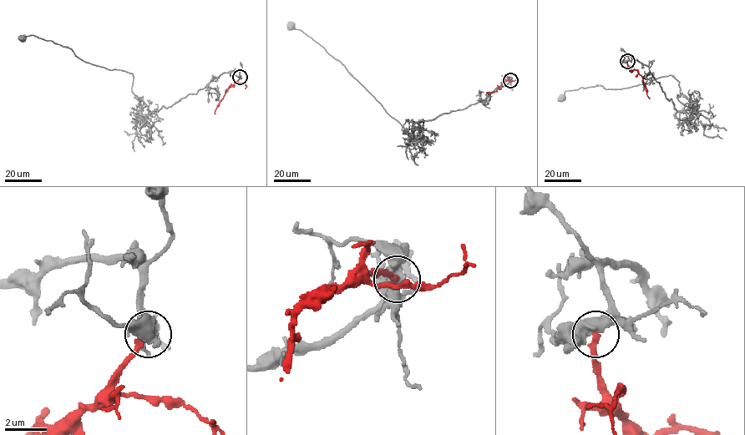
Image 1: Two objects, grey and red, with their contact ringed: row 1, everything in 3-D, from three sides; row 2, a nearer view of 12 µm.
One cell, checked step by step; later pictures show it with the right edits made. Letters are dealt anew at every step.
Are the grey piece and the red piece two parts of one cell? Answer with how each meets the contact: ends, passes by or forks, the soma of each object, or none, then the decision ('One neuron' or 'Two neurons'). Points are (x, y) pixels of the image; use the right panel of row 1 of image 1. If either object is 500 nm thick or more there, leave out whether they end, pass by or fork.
At the ring grey passes by. At the ring red ends. Soma of grey: (561, 98). Soma of red: none. One neuron

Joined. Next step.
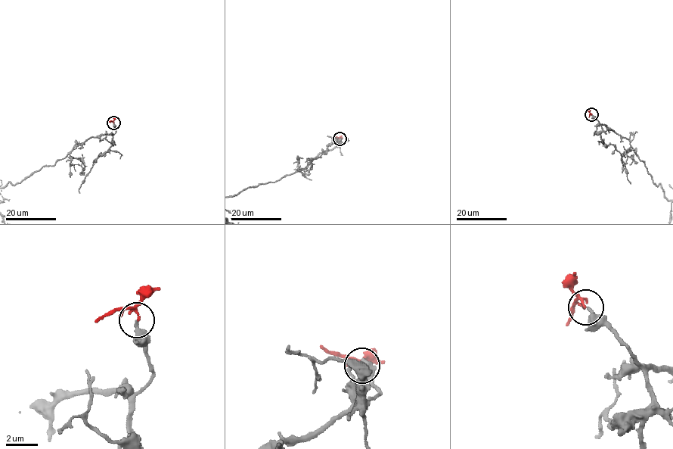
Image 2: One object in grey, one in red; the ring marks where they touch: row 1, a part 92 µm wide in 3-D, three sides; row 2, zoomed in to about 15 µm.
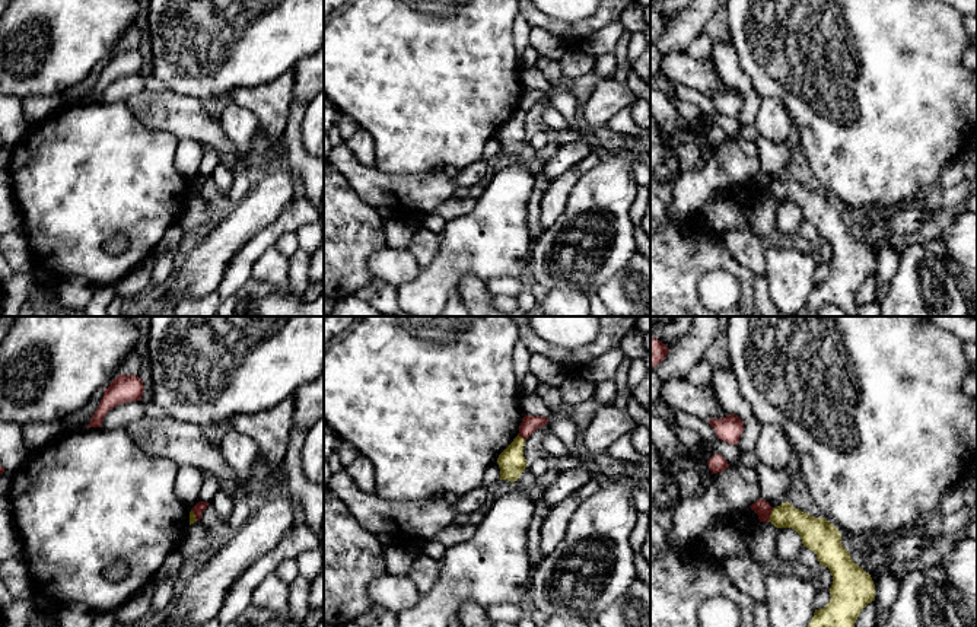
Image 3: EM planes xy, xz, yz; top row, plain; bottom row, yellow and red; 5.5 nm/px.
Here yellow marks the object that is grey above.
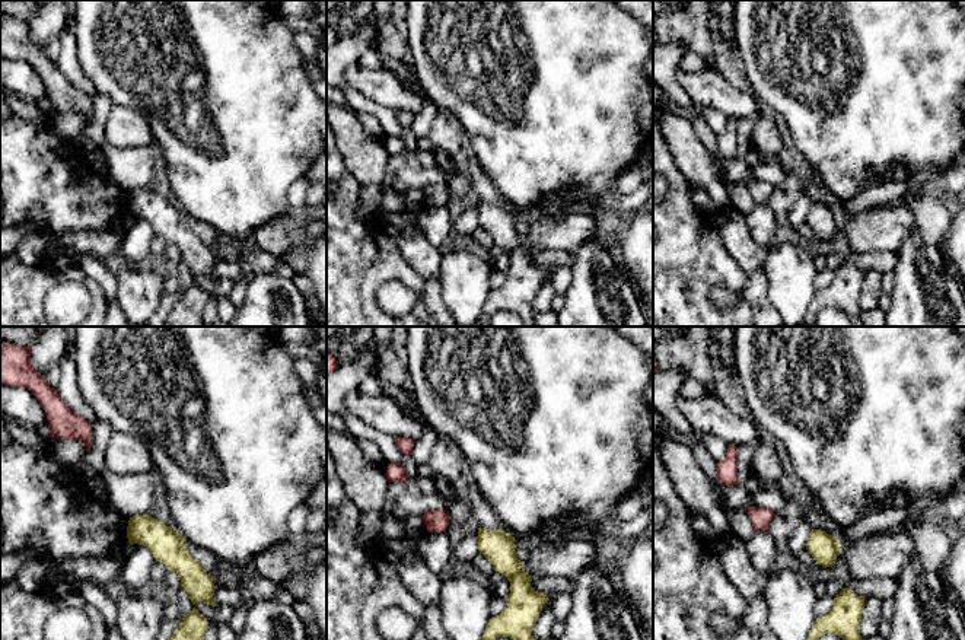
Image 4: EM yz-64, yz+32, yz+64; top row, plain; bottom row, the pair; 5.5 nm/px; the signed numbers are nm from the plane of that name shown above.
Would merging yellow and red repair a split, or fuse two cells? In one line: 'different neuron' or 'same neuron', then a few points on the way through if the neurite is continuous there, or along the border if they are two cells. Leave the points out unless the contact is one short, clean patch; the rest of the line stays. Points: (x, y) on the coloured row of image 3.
different neuron | along yz (773, 508), (767, 521)

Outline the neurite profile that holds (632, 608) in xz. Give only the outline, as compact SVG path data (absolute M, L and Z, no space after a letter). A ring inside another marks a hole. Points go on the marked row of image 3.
M636 579L596 621L601 627L650 627L650 588Z

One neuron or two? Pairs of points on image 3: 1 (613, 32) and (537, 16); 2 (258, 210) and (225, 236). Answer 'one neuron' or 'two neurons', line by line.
1: two neurons
2: one neuron

